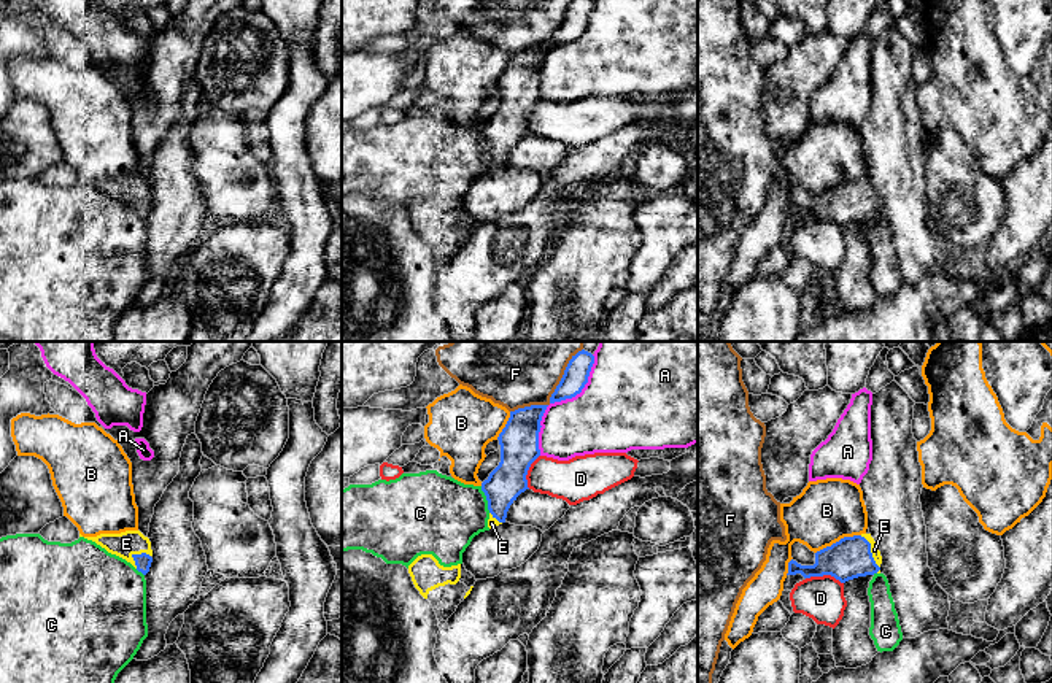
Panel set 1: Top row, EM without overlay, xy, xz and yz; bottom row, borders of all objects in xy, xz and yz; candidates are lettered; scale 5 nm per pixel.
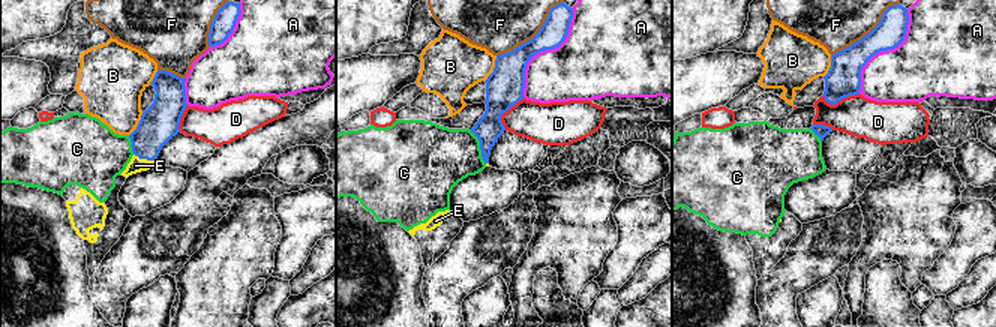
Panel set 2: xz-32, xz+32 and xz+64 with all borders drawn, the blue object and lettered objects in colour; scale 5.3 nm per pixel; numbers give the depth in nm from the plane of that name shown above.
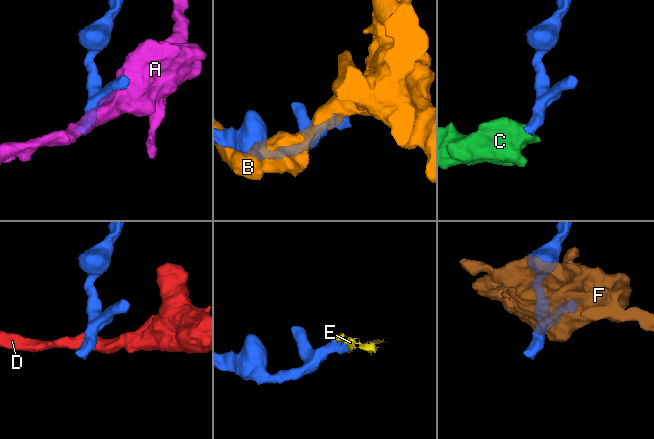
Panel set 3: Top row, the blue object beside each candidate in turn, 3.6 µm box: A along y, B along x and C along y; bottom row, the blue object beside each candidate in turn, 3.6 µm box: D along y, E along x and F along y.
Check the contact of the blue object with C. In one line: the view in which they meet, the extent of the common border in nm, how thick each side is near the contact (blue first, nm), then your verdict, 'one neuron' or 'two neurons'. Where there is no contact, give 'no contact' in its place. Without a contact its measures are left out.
xz | 140 nm | 180/400 nm | two neurons

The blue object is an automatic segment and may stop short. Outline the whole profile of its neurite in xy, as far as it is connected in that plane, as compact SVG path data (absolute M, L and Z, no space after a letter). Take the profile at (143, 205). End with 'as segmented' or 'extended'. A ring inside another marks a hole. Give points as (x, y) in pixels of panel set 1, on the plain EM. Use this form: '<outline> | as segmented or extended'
M126 175L121 178L100 178L97 181L84 183L95 186L108 197L126 203L143 219L149 216L153 206L151 186L140 175Z | extended

